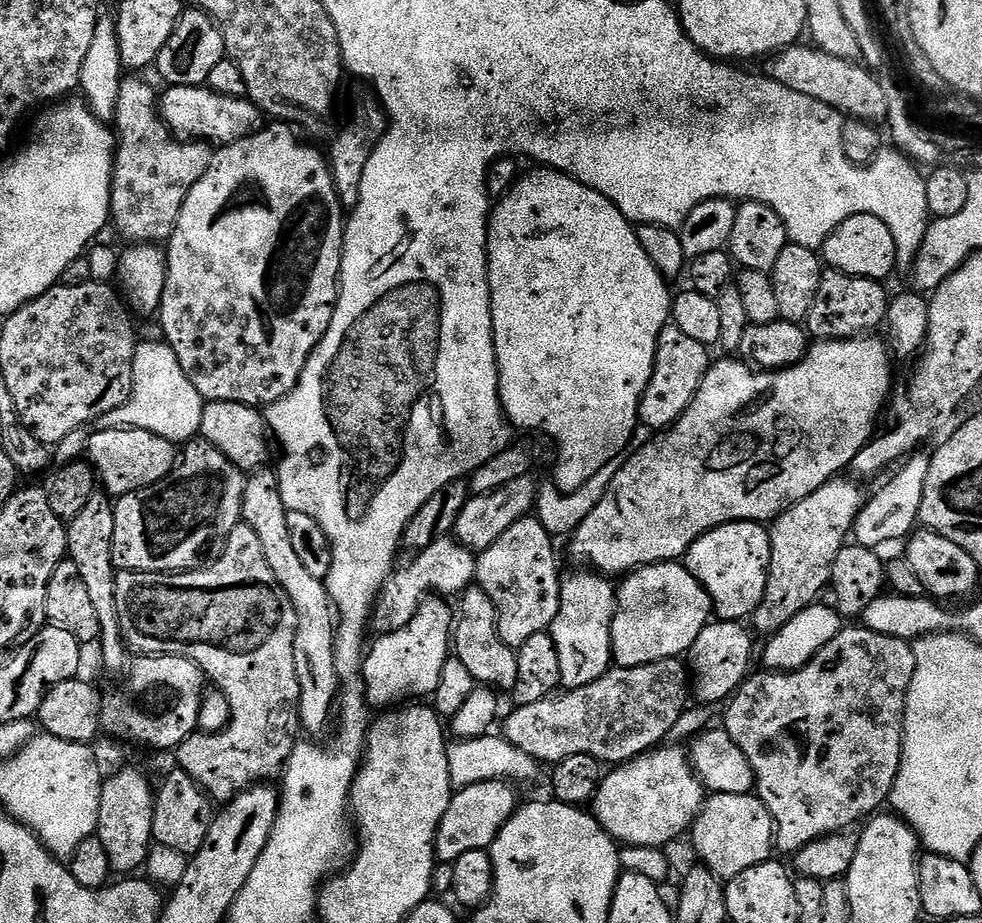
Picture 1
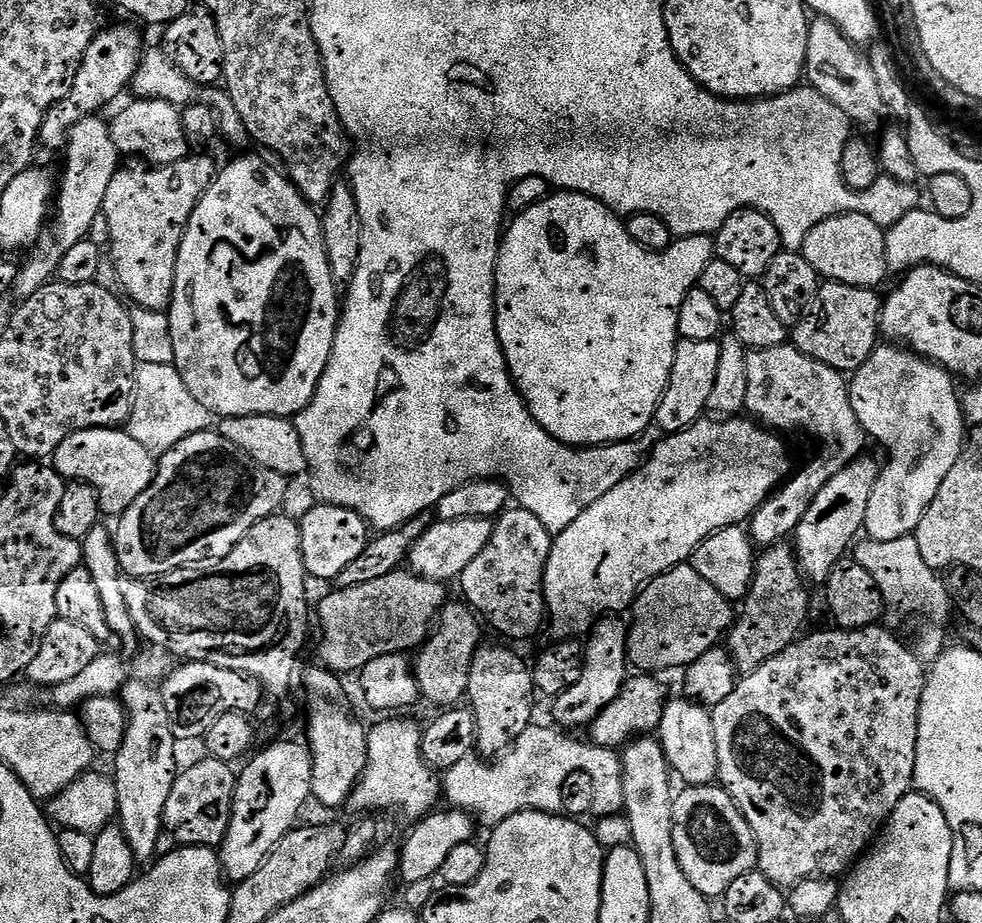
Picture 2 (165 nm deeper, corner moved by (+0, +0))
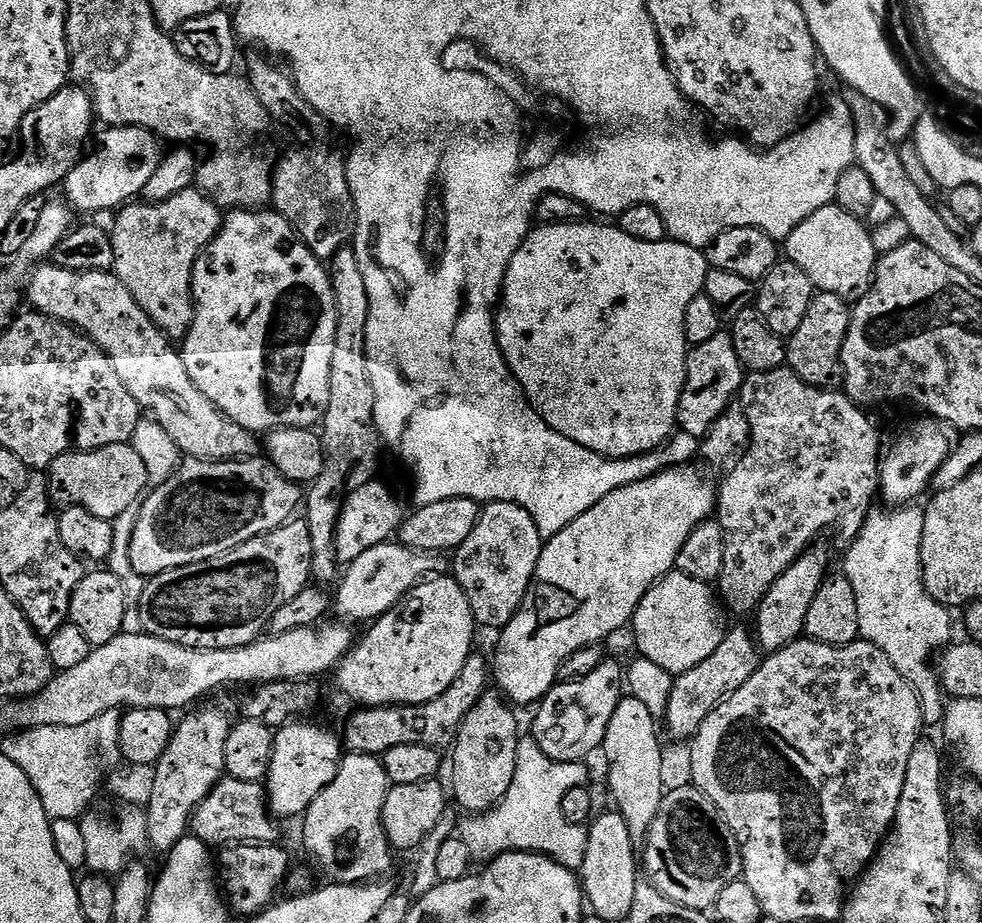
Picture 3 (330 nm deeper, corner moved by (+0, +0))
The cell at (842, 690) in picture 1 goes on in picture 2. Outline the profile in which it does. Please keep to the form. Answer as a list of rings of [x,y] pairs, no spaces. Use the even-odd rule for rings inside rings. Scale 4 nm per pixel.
[[[880,627],[801,635],[790,647],[782,650],[782,654],[758,666],[758,670],[741,675],[730,696],[711,709],[714,742],[718,746],[719,787],[728,791],[730,798],[746,818],[750,830],[754,830],[758,871],[770,878],[770,882],[793,886],[800,880],[836,878],[847,873],[877,839],[898,802],[902,802],[905,794],[913,791],[914,754],[918,746],[918,710],[922,702],[926,668],[909,645],[907,648],[894,633]]]

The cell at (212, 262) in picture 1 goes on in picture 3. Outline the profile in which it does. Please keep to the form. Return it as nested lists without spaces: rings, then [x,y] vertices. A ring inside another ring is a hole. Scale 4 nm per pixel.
[[[232,210],[223,217],[220,232],[209,244],[200,261],[194,266],[192,275],[193,310],[190,317],[192,325],[188,328],[188,337],[182,344],[182,355],[186,374],[238,426],[248,429],[253,434],[269,434],[275,428],[311,428],[323,421],[328,415],[330,406],[330,364],[334,362],[334,334],[336,333],[336,303],[332,289],[332,277],[329,269],[302,242],[294,226],[285,216],[275,210]]]

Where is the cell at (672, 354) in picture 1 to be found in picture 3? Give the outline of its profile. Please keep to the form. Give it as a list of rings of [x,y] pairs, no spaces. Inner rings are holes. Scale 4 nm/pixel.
[[[721,330],[710,342],[695,345],[688,353],[688,374],[684,390],[680,395],[680,405],[676,422],[685,437],[704,438],[708,431],[733,407],[744,385],[746,370],[740,365],[734,342],[727,331]]]

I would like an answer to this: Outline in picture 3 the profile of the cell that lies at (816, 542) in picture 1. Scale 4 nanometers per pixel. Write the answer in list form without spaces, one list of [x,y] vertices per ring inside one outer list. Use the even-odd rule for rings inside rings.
[[[736,628],[725,635],[722,646],[704,664],[694,670],[675,677],[666,721],[668,728],[680,740],[691,741],[704,725],[705,718],[711,714],[732,693],[737,692],[752,675],[760,669],[762,652],[758,647],[753,633],[744,628]]]

